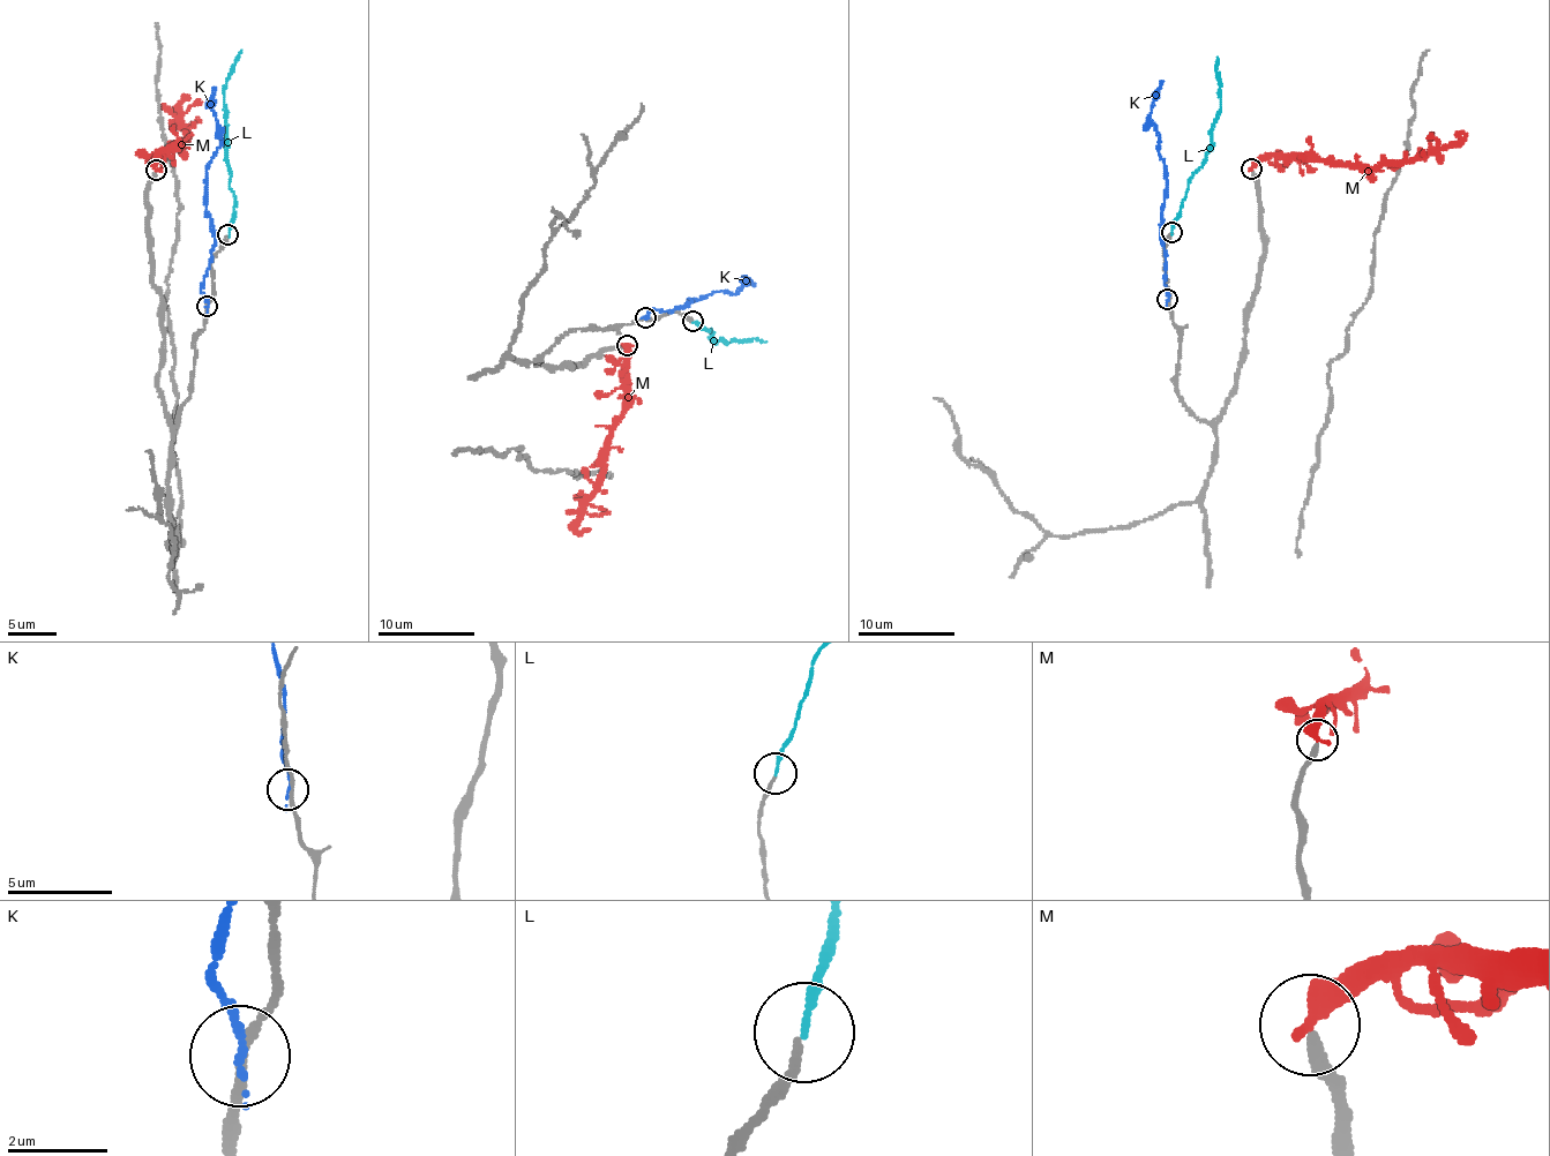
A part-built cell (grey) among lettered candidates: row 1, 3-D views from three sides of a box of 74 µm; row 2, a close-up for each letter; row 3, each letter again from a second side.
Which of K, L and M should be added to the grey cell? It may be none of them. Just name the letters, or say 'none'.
L

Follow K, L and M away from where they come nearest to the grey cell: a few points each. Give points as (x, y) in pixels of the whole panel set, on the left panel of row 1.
K: (207, 307), (200, 283), (215, 244), (212, 219), (206, 209), (207, 164), (219, 145), (221, 132), (214, 87)
L: (229, 234), (234, 199), (225, 162), (225, 77), (241, 50)
M: (156, 169), (157, 154), (189, 143), (179, 104), (191, 98)

